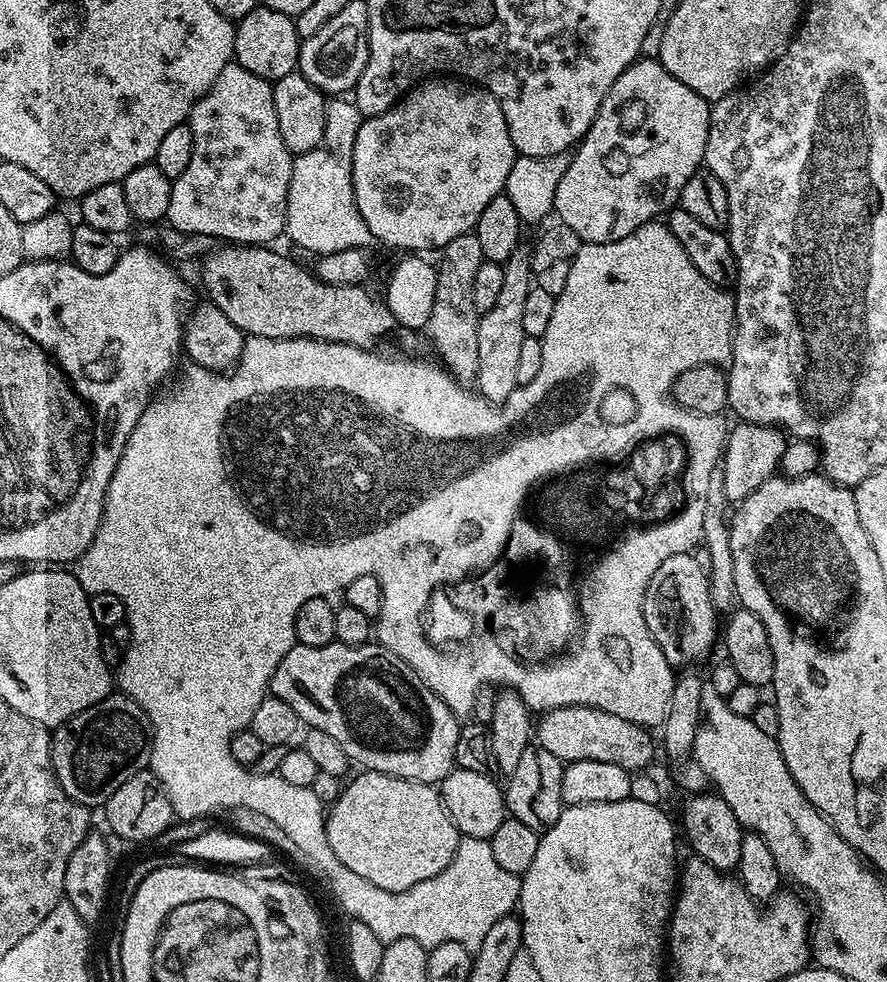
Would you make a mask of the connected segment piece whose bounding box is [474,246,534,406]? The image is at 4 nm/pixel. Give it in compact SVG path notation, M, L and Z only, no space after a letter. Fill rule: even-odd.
M516 247L504 263L502 290L494 298L494 306L482 313L478 322L478 374L474 388L487 403L498 406L510 398L518 386L518 362L525 335L522 328L522 313L529 288L534 284L532 253L527 247Z

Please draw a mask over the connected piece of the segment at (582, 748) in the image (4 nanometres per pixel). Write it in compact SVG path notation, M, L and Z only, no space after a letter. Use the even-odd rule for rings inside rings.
M575 704L574 706L562 706L561 708L551 708L549 712L543 713L534 724L534 740L539 747L545 748L554 758L561 762L573 764L589 760L590 762L611 762L613 766L622 766L627 772L633 774L647 769L648 763L652 760L658 744L652 741L652 736L647 727L643 724L626 722L626 718L618 718L618 714L606 714L606 710L591 708L585 704Z

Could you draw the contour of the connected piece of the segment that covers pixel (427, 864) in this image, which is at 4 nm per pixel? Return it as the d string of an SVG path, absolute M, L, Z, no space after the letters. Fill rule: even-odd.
M364 770L359 774L361 776L353 775L343 785L339 798L326 812L324 833L330 842L330 850L334 850L334 858L338 858L342 866L354 870L354 874L366 878L366 882L387 892L410 890L412 886L441 874L454 858L461 834L445 810L439 791L431 784L419 784L381 772Z

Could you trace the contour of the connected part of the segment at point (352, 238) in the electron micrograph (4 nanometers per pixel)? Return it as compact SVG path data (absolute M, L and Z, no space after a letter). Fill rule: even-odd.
M332 98L326 106L326 130L322 142L314 150L295 157L288 191L288 219L286 236L298 246L323 254L341 252L347 248L367 249L373 237L358 214L352 185L352 147L358 126L365 120L355 99Z

